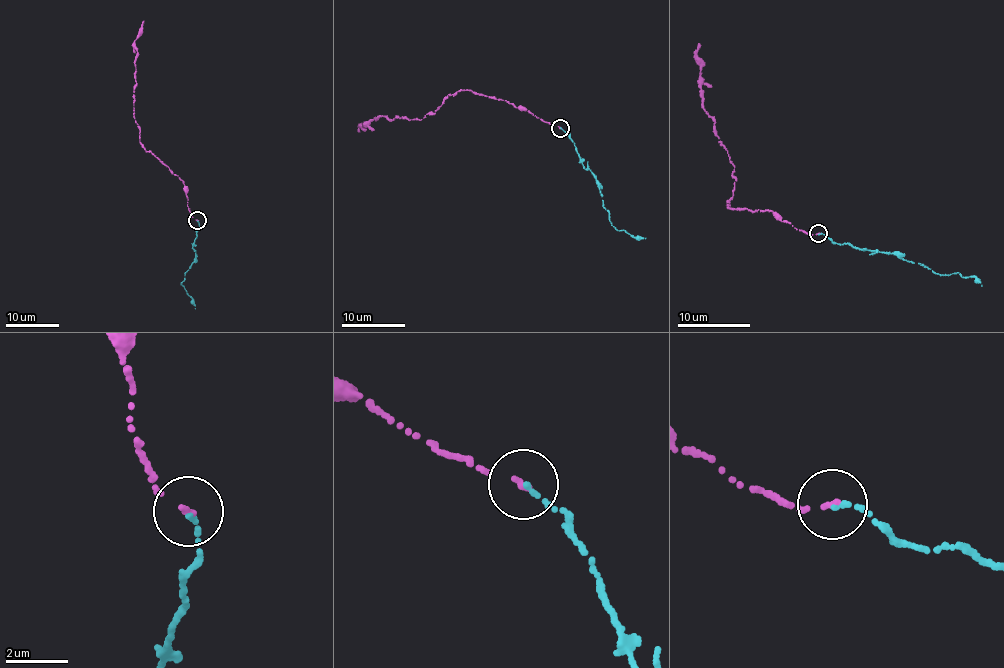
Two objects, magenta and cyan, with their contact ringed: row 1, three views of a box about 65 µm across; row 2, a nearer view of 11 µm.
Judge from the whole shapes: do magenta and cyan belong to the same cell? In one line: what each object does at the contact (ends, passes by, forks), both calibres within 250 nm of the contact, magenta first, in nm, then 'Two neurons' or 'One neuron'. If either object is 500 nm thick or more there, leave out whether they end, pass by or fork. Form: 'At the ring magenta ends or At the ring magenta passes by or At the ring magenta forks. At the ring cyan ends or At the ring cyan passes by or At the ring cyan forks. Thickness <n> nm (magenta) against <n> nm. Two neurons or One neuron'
At the ring magenta ends. At the ring cyan ends. Thickness 170 nm (magenta) against 150 nm. One neuron

